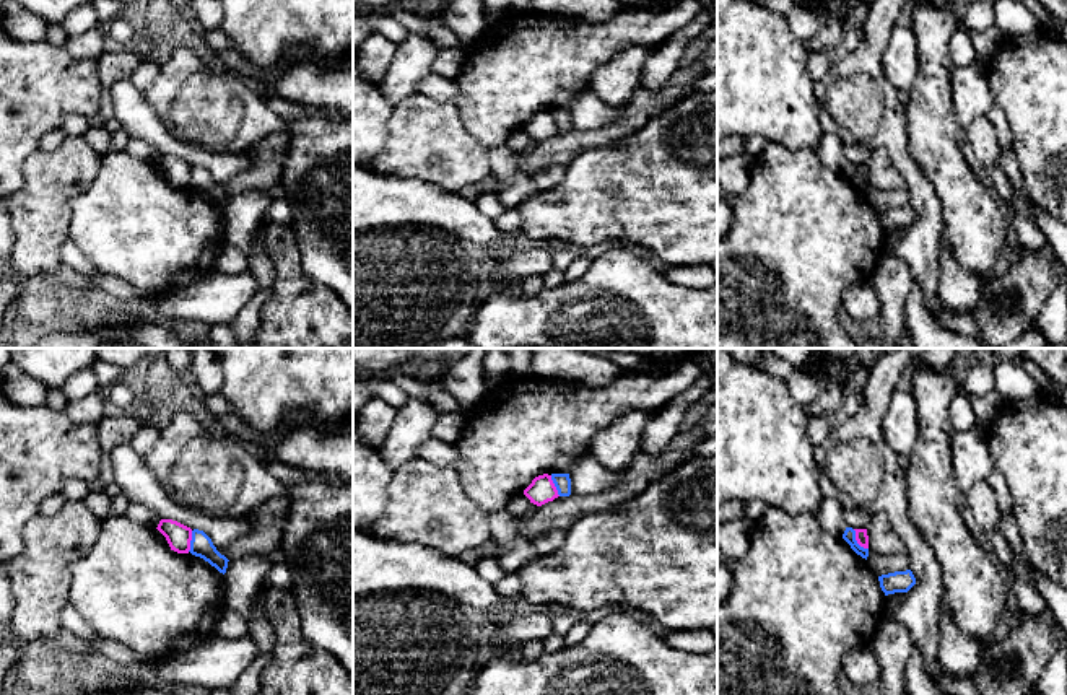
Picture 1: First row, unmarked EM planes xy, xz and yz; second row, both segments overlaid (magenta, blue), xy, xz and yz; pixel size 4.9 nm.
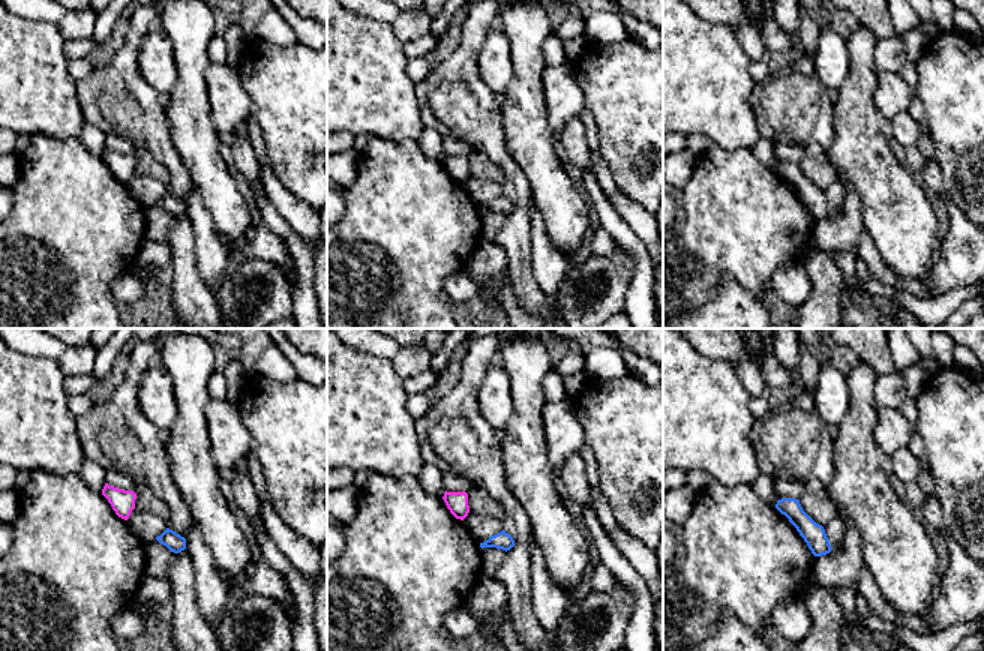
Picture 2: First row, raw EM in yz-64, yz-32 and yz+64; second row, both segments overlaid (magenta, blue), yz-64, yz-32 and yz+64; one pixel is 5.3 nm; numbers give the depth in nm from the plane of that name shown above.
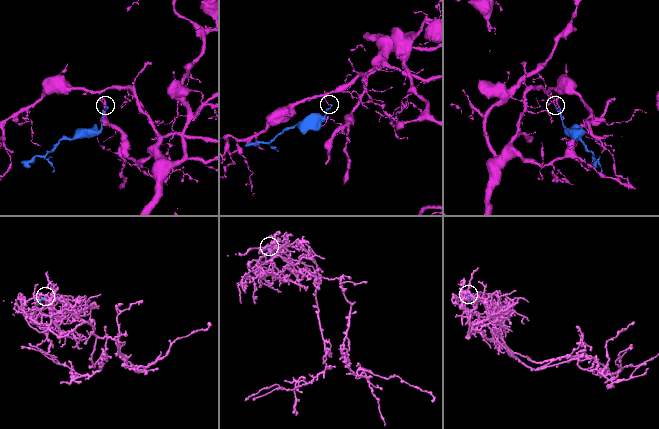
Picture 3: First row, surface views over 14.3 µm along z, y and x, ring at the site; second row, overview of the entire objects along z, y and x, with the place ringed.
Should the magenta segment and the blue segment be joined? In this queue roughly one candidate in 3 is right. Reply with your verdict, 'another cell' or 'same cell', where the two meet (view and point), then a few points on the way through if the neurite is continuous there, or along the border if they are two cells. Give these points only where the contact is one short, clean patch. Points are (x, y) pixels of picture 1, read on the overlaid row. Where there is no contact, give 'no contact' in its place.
another cell | yz (856, 539) | along yz (853, 529), (854, 539), (867, 549)

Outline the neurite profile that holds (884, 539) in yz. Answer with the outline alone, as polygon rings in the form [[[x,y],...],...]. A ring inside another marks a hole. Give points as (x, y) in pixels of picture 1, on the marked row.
[[[873,513],[865,529],[869,535],[869,552],[882,555],[896,555],[908,552],[904,540],[893,529],[883,513]]]

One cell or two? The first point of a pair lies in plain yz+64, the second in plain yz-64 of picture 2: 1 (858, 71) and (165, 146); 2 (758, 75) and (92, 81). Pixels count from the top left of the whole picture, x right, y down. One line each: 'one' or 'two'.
1: two
2: two

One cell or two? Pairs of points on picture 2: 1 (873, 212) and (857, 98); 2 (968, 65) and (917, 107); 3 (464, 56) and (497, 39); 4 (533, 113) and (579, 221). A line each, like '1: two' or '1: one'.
1: one
2: two
3: two
4: one

